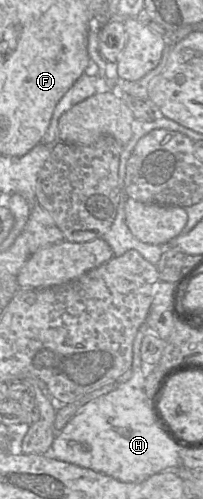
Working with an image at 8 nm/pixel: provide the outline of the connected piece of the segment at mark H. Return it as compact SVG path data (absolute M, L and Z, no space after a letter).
M147 322L143 323L133 342L131 369L115 381L120 386L85 404L64 428L57 432L52 444L55 459L94 470L122 482L141 482L154 474L183 467L180 464L180 449L157 426L150 407L150 399L145 392L141 344L143 338L150 333L152 331Z

